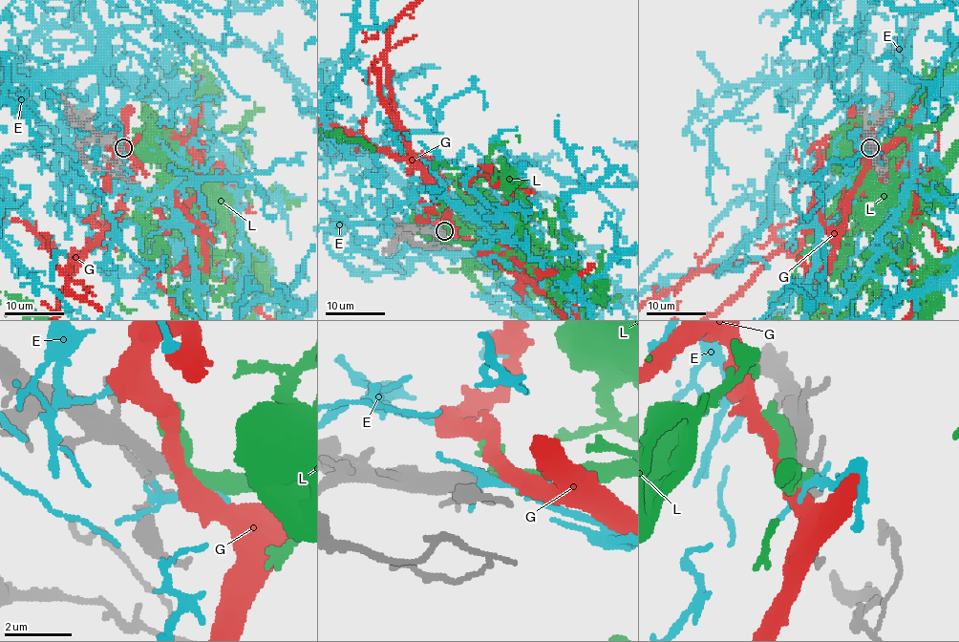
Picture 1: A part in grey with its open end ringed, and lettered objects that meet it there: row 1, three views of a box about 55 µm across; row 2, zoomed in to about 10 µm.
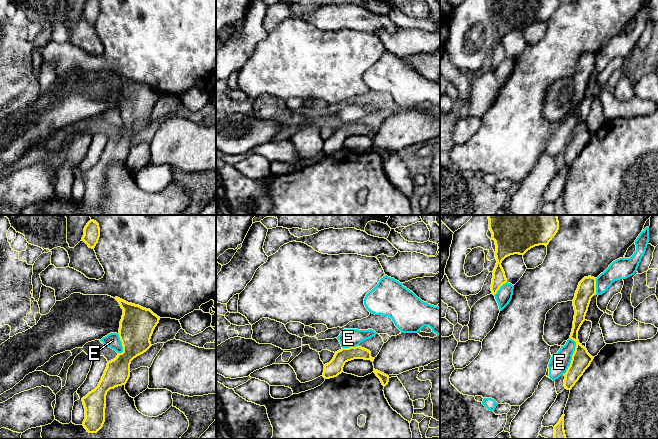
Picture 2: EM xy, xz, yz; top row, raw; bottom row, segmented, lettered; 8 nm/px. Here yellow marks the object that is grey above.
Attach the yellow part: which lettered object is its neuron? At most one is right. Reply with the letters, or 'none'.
L

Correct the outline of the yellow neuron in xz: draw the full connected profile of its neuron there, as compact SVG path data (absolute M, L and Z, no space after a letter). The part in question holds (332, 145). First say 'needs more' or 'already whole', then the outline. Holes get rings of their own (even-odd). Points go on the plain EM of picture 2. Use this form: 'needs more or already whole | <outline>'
already whole | M359 122L342 124L335 128L333 135L329 139L324 141L323 153L325 155L337 153L343 148L345 139L354 135L371 136L373 138L375 134L371 133L369 126Z

